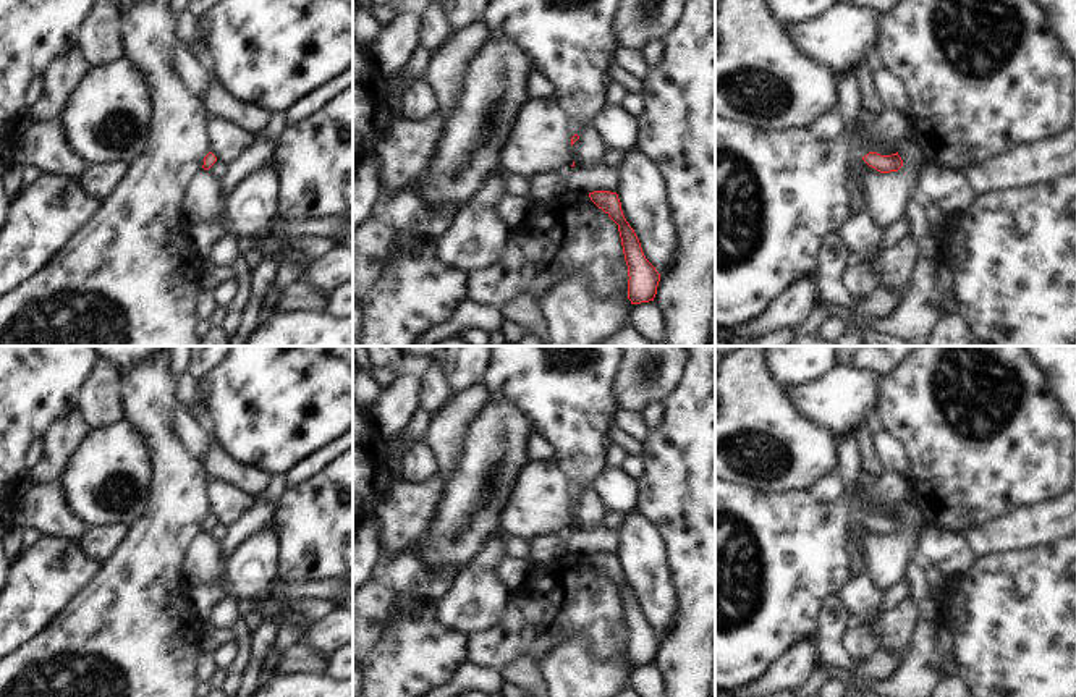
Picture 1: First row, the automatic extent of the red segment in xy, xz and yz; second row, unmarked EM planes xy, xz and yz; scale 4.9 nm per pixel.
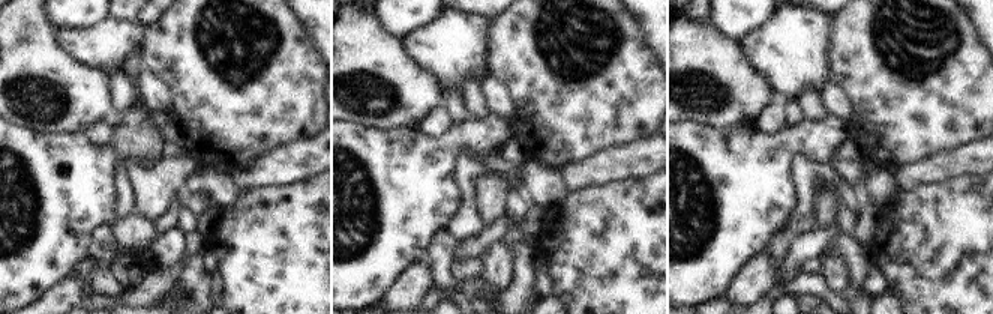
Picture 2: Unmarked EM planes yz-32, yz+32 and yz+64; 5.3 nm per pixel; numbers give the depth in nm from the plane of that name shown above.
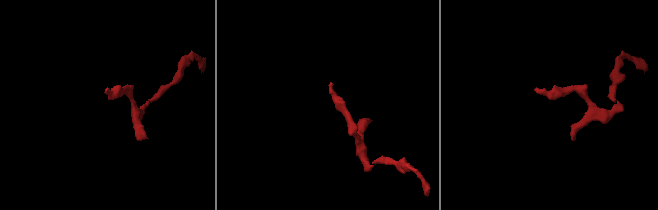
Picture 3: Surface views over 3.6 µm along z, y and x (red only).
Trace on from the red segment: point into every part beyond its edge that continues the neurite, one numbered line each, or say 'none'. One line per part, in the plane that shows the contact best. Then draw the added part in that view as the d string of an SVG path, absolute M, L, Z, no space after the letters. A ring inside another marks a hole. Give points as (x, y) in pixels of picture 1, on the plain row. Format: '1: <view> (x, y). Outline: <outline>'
none.

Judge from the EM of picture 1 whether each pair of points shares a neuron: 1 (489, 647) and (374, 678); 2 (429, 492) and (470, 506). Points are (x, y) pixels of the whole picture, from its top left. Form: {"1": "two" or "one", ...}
{"1": "two", "2": "two"}

